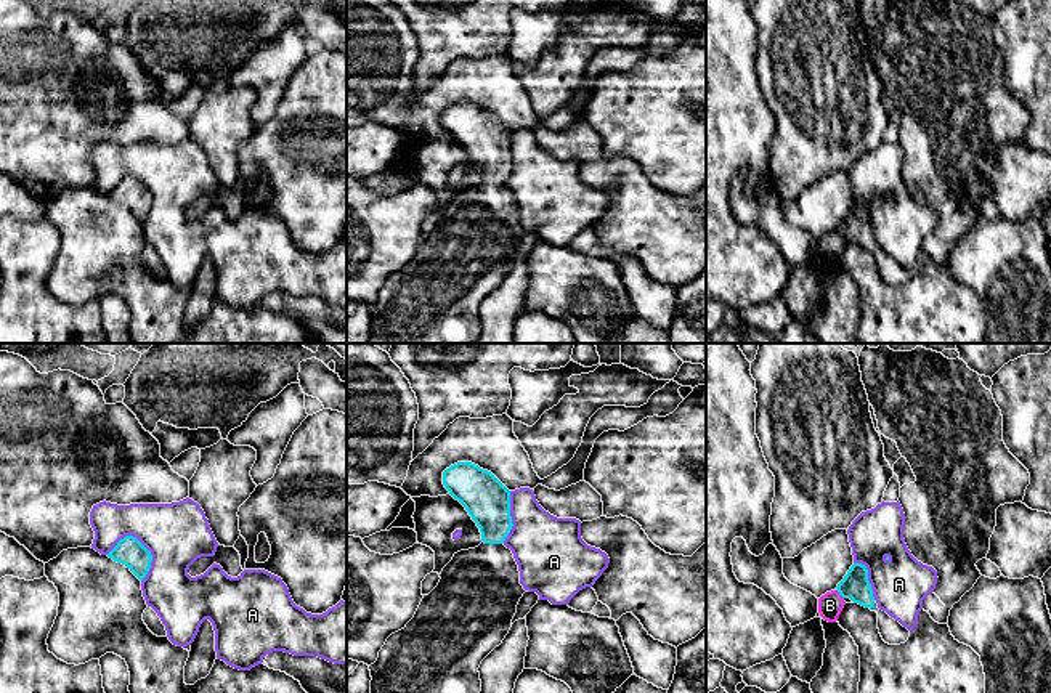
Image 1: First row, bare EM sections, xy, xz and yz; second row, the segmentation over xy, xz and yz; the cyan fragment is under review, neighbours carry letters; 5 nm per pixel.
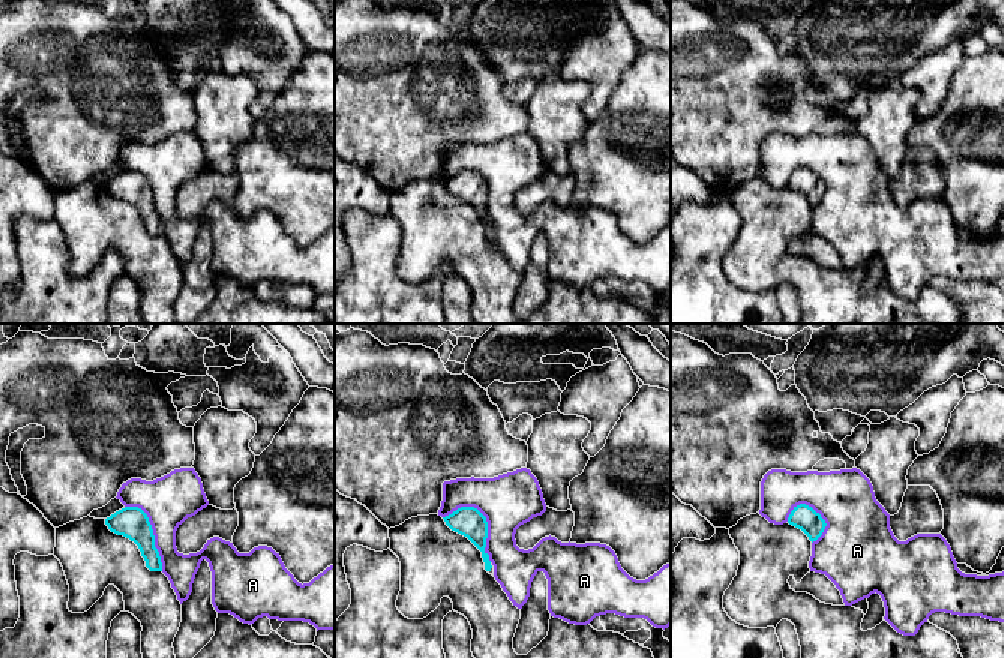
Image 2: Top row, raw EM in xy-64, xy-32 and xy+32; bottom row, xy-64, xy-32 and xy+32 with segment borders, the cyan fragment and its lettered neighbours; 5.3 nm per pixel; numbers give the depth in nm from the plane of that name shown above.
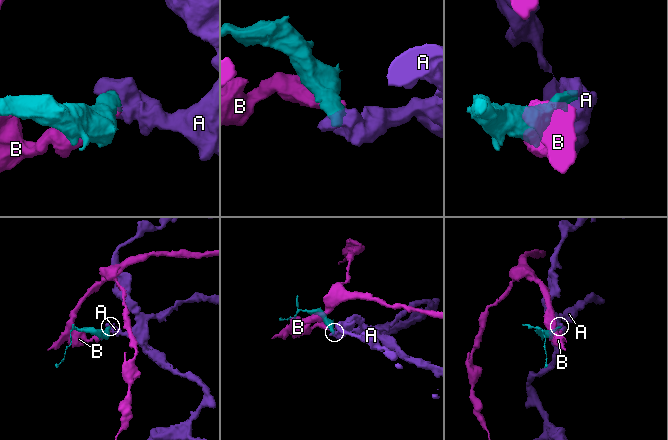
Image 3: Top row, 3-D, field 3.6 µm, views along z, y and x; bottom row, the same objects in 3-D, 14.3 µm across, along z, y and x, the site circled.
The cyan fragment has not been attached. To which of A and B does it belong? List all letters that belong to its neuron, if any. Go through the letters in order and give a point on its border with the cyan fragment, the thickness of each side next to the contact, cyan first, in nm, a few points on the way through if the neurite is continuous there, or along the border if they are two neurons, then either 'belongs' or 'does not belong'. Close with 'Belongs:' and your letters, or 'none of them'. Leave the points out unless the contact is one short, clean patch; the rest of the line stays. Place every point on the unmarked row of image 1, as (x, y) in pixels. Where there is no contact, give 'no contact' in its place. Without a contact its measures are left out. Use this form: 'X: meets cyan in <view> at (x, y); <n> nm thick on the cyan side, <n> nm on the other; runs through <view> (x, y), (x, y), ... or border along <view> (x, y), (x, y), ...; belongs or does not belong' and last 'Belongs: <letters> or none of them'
A: meets cyan in xy at (132, 177); 140 nm thick on the cyan side, 320 nm on the other; border along xy (106, 194), (125, 177), (133, 177), (150, 193), (153, 201); does not belong
B: meets cyan in yz at (839, 235); 140 nm thick on the cyan side, 130 nm on the other; does not belong
Belongs: none of them

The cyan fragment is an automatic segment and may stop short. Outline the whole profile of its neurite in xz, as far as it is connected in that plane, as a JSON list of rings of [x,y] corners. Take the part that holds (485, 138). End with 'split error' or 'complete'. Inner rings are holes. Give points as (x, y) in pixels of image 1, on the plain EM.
[[[472,103],[446,109],[443,125],[477,164],[483,183],[454,194],[414,258],[387,279],[377,302],[369,306],[367,343],[473,343],[481,332],[478,308],[509,274],[517,245],[526,233],[513,194],[504,186],[513,167],[510,132],[491,112]]] | split error

